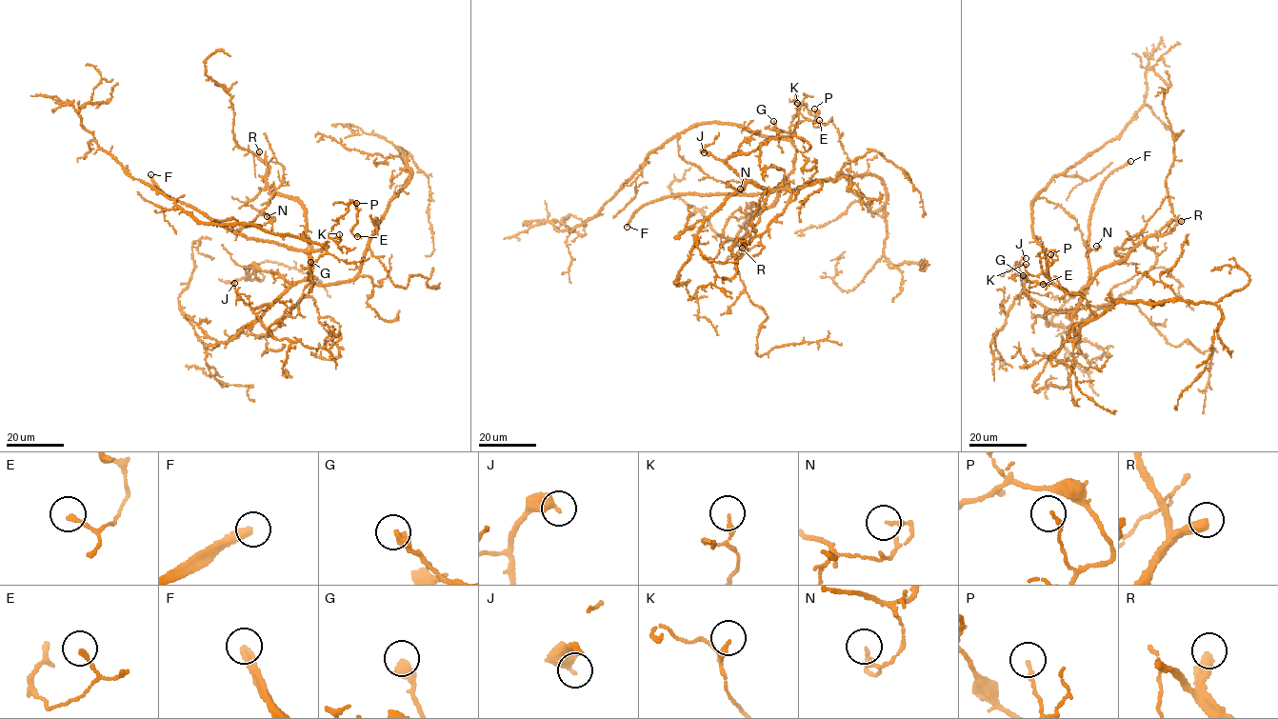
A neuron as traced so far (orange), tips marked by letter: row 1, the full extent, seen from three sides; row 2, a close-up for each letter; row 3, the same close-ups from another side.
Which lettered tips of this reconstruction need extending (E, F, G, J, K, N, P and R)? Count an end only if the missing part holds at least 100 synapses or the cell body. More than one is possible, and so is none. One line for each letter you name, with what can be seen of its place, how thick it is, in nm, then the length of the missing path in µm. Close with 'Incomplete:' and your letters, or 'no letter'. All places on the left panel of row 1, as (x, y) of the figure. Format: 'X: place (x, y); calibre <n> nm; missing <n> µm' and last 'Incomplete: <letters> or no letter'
F: place (150, 174); calibre 320 nm; missing 250 µm
R: place (259, 151); calibre 460 nm; missing 60 µm
Incomplete: F, R

